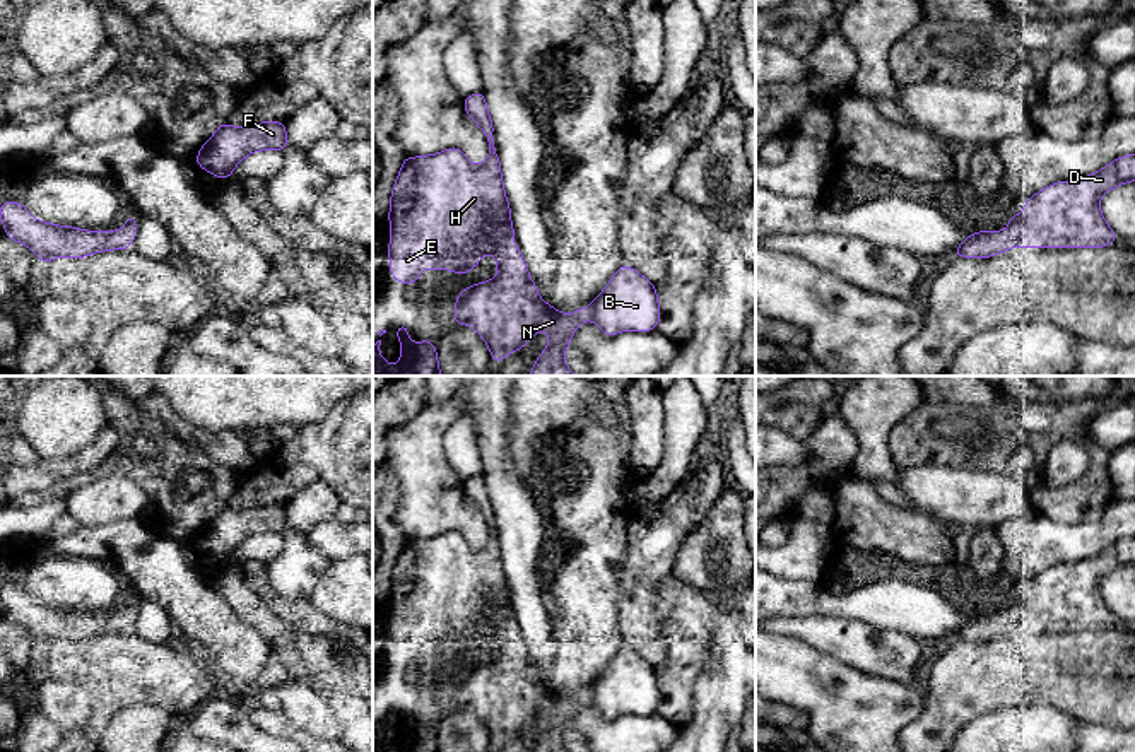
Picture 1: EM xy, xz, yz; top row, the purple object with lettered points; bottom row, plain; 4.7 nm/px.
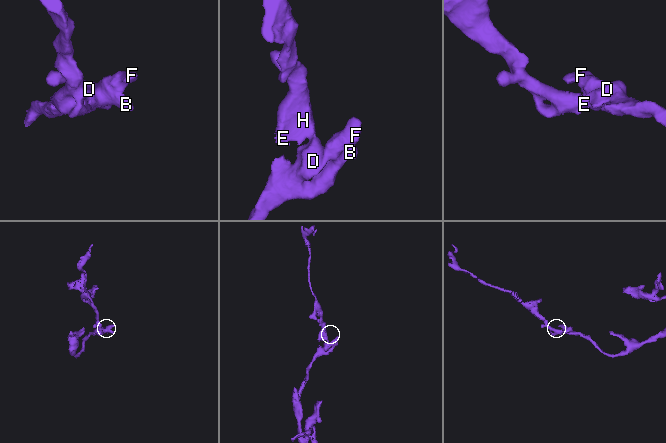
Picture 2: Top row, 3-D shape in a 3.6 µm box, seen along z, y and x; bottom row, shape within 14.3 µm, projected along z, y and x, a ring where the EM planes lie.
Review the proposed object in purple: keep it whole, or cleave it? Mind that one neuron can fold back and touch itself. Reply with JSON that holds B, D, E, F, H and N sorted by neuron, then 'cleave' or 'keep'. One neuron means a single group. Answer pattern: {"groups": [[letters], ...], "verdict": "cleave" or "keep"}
{"groups": [["B", "D", "E", "F", "H", "N"]], "verdict": "keep"}

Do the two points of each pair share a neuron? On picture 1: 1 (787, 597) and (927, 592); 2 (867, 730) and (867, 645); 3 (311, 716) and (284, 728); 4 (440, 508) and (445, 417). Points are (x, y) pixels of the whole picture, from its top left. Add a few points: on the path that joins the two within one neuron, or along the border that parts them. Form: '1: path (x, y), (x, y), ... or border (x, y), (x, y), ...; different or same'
1: path (821, 602), (893, 604); same
2: border (831, 655), (869, 674), (905, 684); different
3: border (284, 716), (310, 734); different
4: path (431, 486), (431, 440); same

